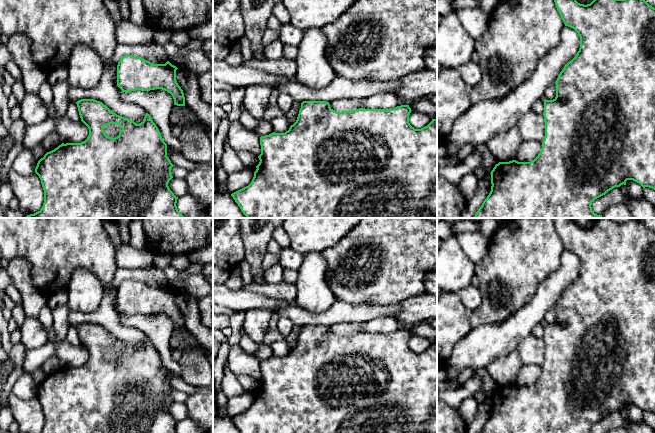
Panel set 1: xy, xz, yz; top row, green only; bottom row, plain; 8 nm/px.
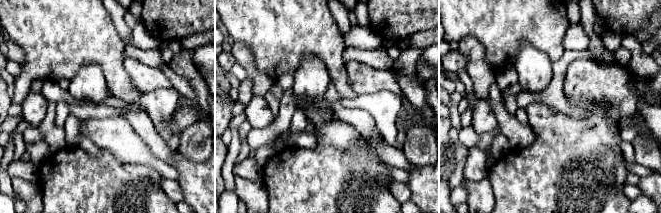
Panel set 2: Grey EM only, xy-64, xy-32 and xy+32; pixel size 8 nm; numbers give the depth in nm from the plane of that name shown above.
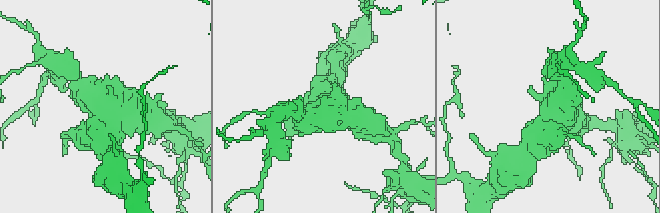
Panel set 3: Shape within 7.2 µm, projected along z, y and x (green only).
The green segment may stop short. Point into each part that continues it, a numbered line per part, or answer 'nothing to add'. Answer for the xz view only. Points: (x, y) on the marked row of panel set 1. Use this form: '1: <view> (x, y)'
nothing to add

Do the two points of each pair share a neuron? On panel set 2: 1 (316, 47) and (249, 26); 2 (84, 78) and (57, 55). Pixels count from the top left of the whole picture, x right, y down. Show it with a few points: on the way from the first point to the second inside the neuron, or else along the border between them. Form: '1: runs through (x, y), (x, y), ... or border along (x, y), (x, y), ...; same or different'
1: runs through (299, 30), (295, 26), (266, 26); same
2: border along (100, 67), (93, 63), (87, 63), (70, 80); different

